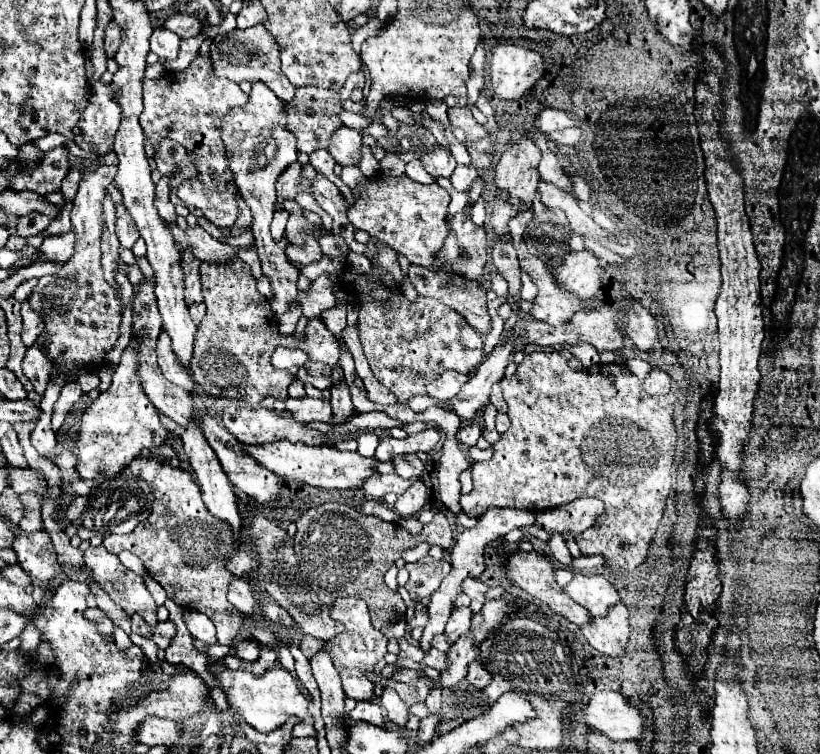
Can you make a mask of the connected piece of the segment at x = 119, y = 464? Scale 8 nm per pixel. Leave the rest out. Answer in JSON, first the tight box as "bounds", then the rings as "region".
{"bounds":[72,345,168,479],"region":[[[132,345],[122,353],[120,365],[114,371],[112,385],[108,391],[100,393],[90,409],[84,411],[82,423],[78,429],[78,441],[72,447],[76,455],[76,471],[82,479],[94,479],[98,475],[114,477],[132,459],[140,455],[142,449],[160,447],[168,439],[168,431],[160,425],[156,407],[142,391],[142,383],[136,375],[136,351]]]}

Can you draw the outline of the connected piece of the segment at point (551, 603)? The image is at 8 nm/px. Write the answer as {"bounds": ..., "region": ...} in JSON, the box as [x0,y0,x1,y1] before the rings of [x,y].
{"bounds":[506,551,590,625],"region":[[[512,551],[506,559],[506,577],[510,579],[512,585],[524,589],[526,593],[530,593],[532,597],[540,599],[544,605],[548,605],[554,613],[562,615],[564,619],[576,623],[576,625],[586,625],[590,623],[590,613],[576,605],[566,593],[562,587],[558,587],[558,583],[554,581],[554,567],[552,567],[552,561],[546,557],[546,555],[540,555],[536,551],[530,551],[530,553],[522,553],[522,551]]]}

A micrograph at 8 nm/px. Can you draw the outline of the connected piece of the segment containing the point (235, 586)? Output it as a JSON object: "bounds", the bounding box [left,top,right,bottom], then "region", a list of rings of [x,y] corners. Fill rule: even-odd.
{"bounds":[228,579,256,615],"region":[[[236,579],[236,581],[230,585],[228,601],[230,601],[236,609],[240,609],[242,613],[246,613],[246,615],[254,615],[254,611],[256,611],[254,593],[250,591],[248,583],[244,583],[242,579]]]}

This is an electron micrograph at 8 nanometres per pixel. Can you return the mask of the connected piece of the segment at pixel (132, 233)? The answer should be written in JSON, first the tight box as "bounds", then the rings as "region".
{"bounds":[116,203,140,249],"region":[[[122,203],[116,205],[116,237],[118,237],[120,245],[126,249],[132,249],[134,241],[140,237],[130,213],[124,209]]]}

